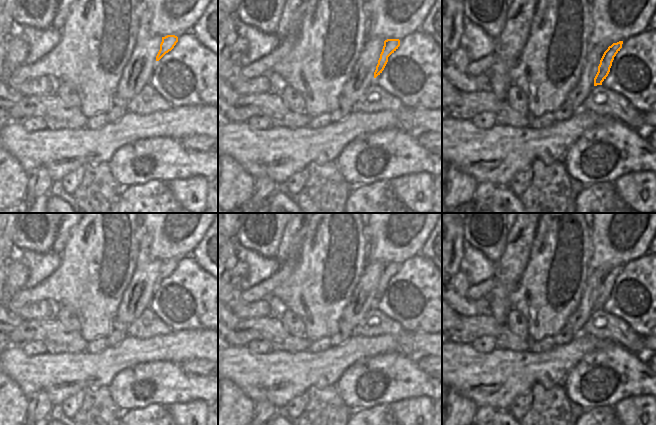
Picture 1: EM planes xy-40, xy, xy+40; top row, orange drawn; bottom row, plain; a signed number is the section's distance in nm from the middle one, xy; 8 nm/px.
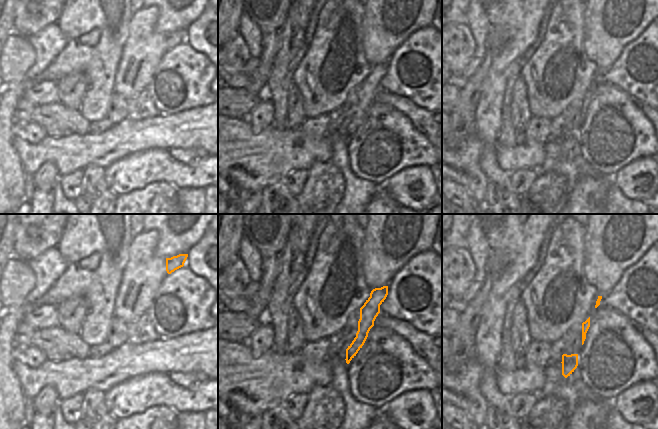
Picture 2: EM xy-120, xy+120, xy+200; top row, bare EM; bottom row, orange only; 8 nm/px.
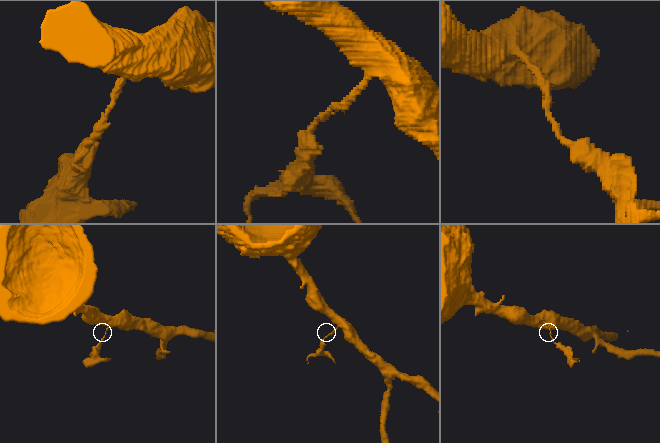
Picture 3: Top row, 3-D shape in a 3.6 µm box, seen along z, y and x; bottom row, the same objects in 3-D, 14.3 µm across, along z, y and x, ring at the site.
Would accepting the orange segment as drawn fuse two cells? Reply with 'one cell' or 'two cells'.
two cells

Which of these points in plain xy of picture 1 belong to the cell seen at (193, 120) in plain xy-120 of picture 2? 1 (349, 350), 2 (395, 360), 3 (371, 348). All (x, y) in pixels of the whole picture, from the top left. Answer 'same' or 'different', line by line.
1: same
2: different
3: same

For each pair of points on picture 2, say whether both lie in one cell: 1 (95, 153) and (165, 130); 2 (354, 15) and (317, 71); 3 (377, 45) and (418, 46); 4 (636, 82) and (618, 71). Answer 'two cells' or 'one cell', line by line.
1: one cell
2: one cell
3: two cells
4: one cell

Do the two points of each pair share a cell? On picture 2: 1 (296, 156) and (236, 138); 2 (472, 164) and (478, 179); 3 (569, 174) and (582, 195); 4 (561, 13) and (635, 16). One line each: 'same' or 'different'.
1: same
2: same
3: different
4: different

